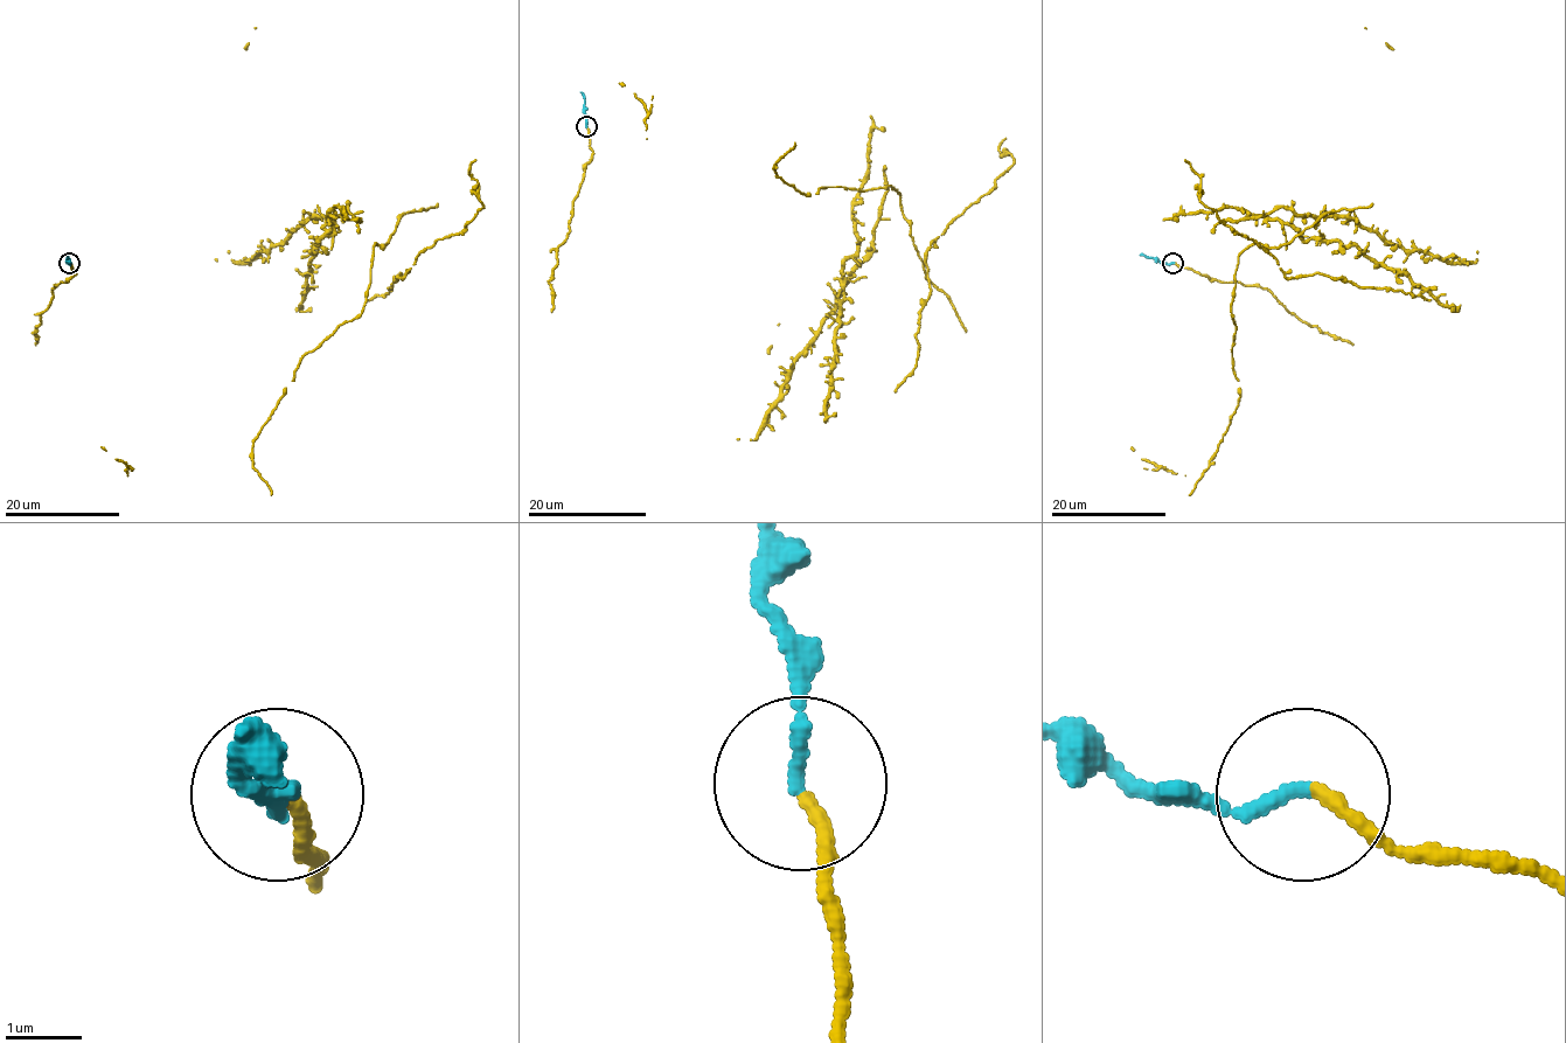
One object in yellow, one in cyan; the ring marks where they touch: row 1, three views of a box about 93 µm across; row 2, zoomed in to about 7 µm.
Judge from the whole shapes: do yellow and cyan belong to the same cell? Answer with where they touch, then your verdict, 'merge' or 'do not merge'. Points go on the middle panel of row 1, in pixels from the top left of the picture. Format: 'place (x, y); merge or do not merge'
place (586, 126); merge

